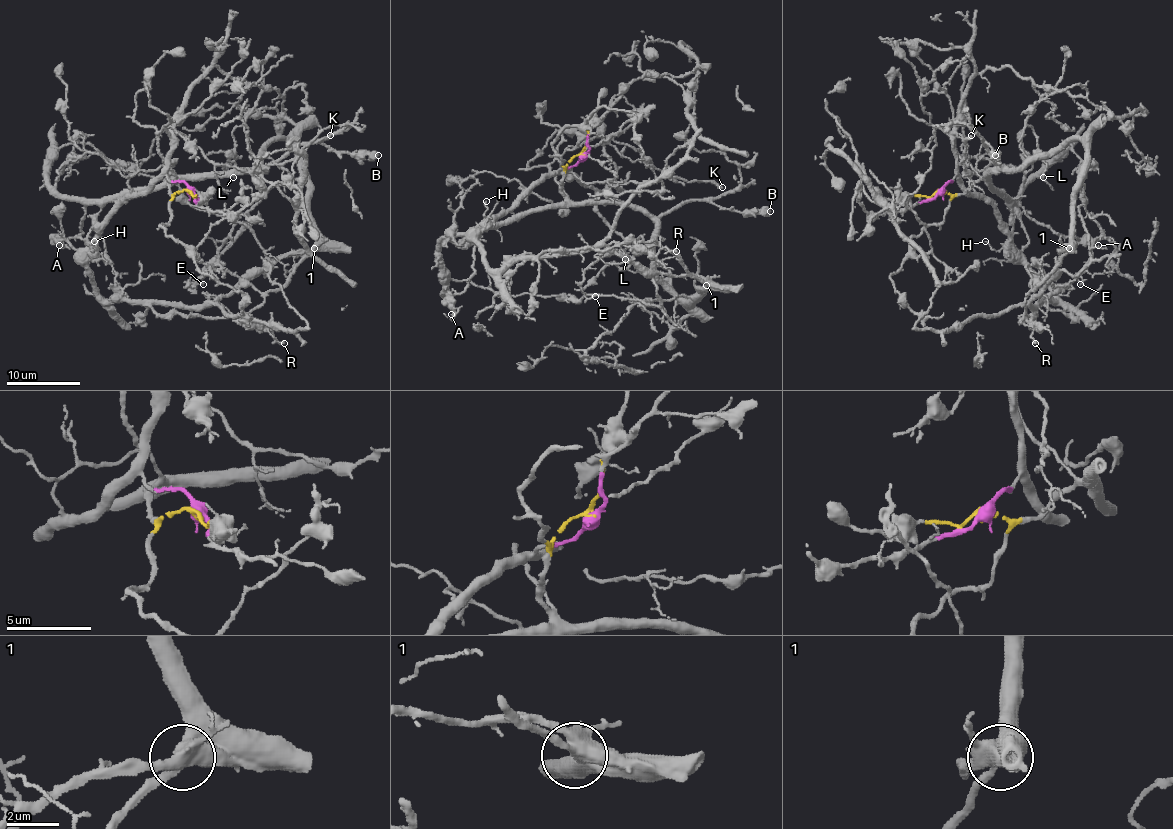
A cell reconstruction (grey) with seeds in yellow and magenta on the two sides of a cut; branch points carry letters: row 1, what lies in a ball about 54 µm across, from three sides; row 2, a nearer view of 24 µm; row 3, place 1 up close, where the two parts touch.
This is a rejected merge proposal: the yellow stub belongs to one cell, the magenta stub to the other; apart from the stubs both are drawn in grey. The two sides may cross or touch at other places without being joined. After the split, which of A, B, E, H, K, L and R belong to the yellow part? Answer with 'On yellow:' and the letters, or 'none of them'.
On yellow: A, B, E, H, L, R

